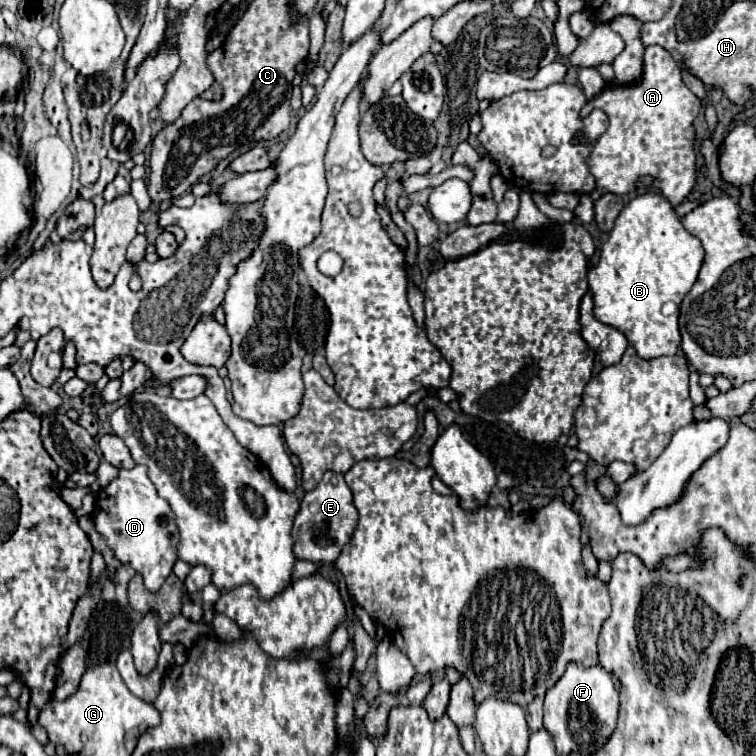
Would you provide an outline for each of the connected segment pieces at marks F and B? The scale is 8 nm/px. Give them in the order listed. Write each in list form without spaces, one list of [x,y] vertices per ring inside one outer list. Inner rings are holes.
[[[569,663],[563,677],[545,695],[543,723],[545,729],[555,737],[557,755],[571,751],[595,753],[613,733],[617,723],[617,711],[619,697],[609,673],[599,663],[587,669],[577,663]]]
[[[659,191],[639,193],[623,207],[621,215],[615,221],[615,227],[609,233],[609,239],[601,247],[599,263],[589,271],[589,291],[593,293],[595,317],[601,323],[619,329],[637,349],[637,355],[643,359],[675,355],[681,339],[677,329],[679,305],[687,291],[693,287],[703,257],[705,251],[701,241],[683,227],[683,221],[677,215],[675,207],[669,203],[669,199],[663,197]]]

